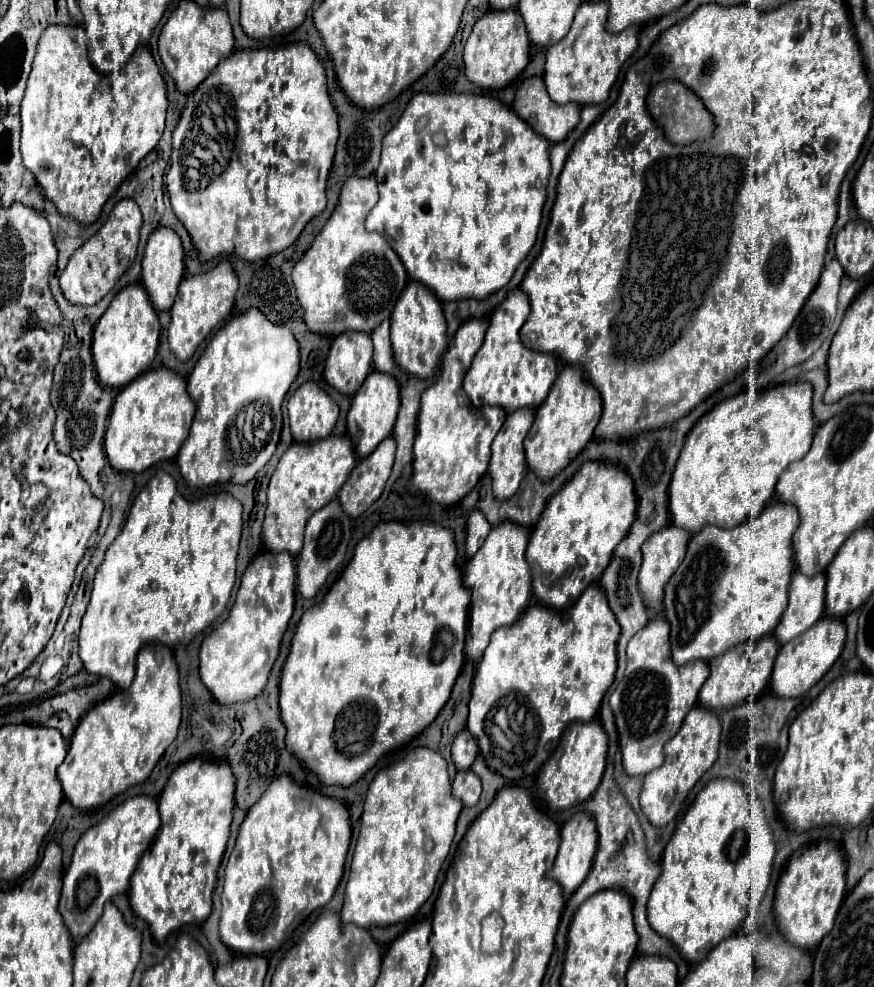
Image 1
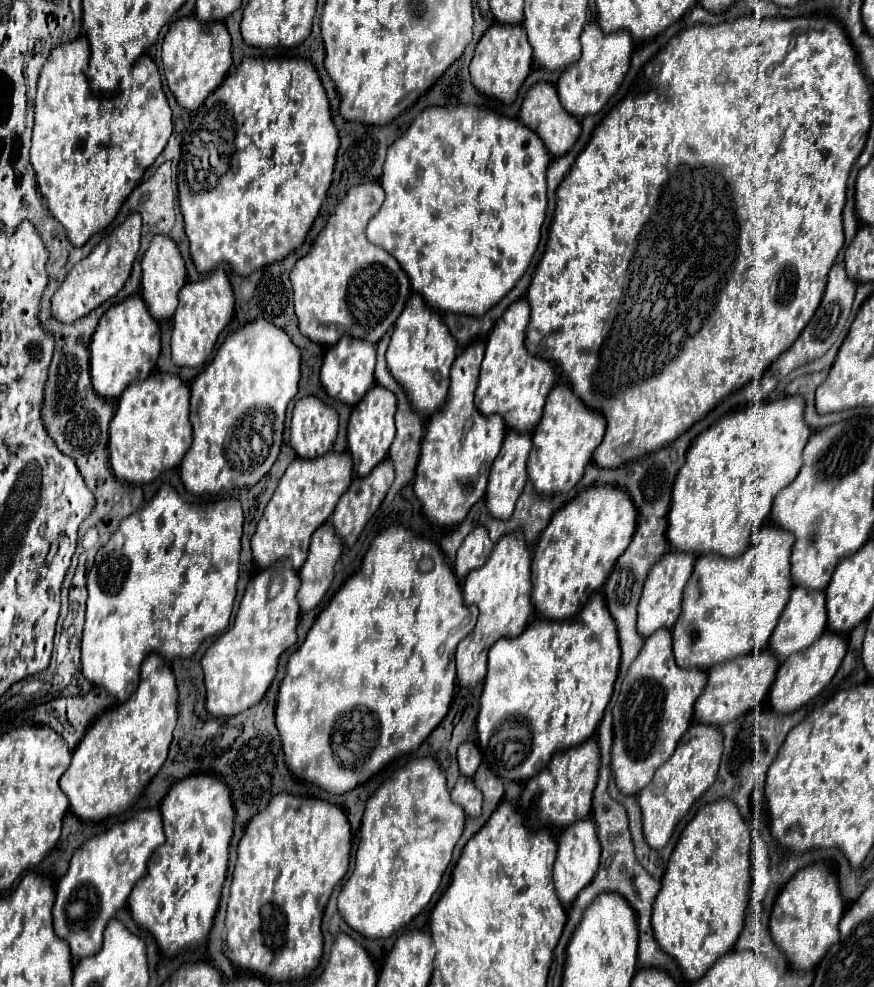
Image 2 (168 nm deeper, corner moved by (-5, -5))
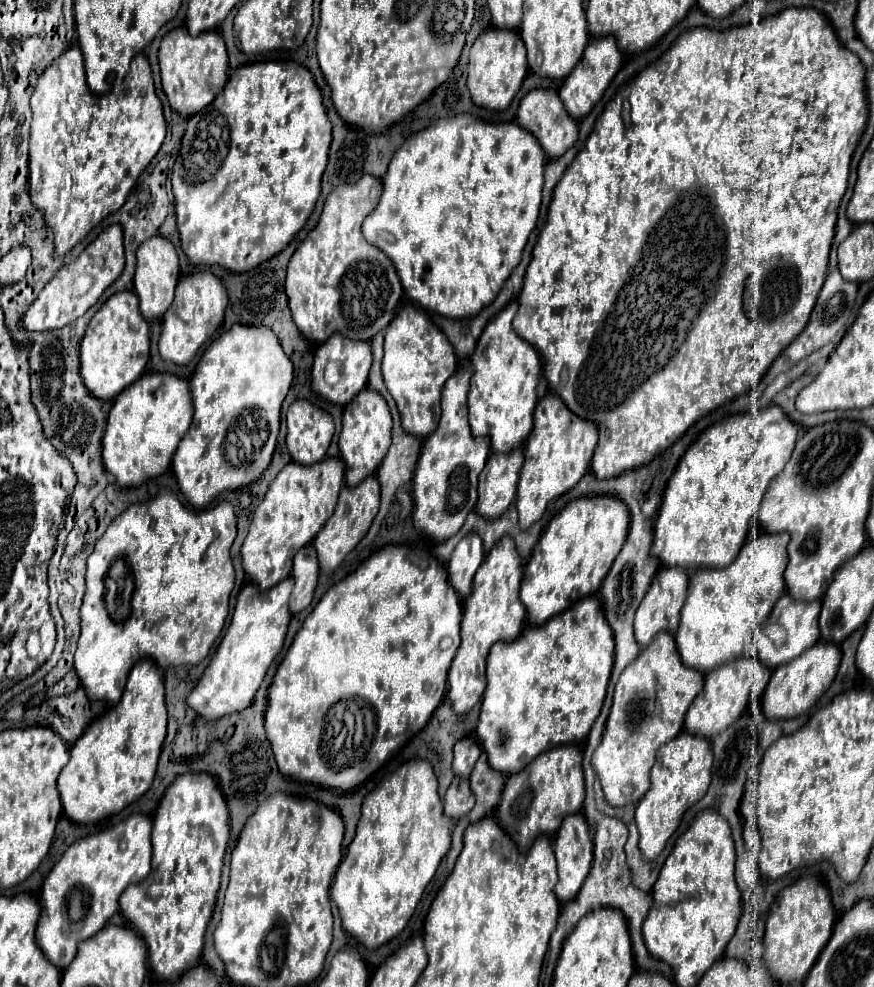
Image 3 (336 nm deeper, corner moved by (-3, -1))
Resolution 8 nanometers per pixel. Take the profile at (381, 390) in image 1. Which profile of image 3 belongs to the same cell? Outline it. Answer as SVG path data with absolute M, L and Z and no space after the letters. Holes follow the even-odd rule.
M363 389L351 403L347 403L343 411L343 429L339 433L339 453L345 465L345 483L355 487L367 475L373 475L387 455L387 447L391 445L391 415L385 399L369 389Z

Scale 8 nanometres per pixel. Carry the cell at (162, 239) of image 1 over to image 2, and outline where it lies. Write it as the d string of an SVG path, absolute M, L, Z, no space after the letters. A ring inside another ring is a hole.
M157 235L153 237L145 257L143 257L143 277L141 277L141 295L151 311L151 315L157 321L163 319L171 319L173 311L177 309L177 295L179 289L185 285L187 281L187 269L185 269L185 261L175 245L175 241L169 235Z

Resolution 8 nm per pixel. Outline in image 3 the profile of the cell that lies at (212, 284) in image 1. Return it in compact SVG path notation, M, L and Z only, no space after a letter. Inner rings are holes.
M199 271L181 277L173 305L163 315L163 325L159 335L161 357L175 365L187 365L197 355L201 345L221 325L225 307L227 307L227 291L219 281L219 277L215 277L211 271Z

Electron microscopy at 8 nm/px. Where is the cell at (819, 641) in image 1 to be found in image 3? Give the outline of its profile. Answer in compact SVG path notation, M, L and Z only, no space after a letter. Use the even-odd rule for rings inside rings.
M815 643L815 647L809 647L799 659L793 659L791 663L785 663L783 667L777 667L771 675L771 683L767 683L765 695L763 695L763 713L767 719L795 719L801 713L809 711L817 699L829 689L833 683L837 669L841 661L841 651L833 643Z

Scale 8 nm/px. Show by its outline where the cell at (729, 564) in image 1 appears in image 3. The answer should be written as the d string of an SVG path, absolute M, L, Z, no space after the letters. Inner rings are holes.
M761 535L747 543L735 563L723 569L699 569L689 579L689 595L681 609L681 623L675 633L677 651L685 667L707 673L743 653L747 631L765 623L771 607L783 595L783 571L787 567L789 535ZM775 581L775 587L773 587ZM769 591L769 597L763 595Z

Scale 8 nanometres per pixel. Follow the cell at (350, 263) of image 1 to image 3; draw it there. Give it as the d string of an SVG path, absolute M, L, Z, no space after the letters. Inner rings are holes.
M363 175L353 185L333 189L317 227L289 261L285 281L289 309L301 335L313 343L323 343L333 333L355 341L371 341L395 315L395 307L403 295L397 271L387 255L361 235L361 223L377 207L381 191L381 179L373 175Z

